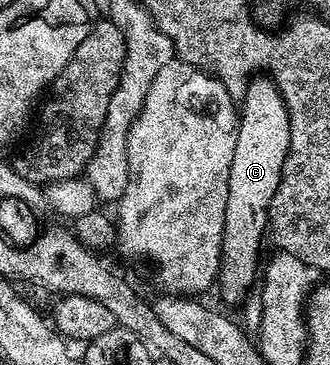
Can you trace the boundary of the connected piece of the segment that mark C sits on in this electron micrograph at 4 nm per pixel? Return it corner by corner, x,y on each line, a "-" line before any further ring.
268,76
254,77
245,87
239,102
235,156
231,156
231,172
227,180
227,212
216,285
219,290
221,286
221,294
229,302
240,303
252,284
254,287
258,281
259,263
262,261
261,237
267,234
269,205
279,188
283,164
290,148
289,109
285,106
277,83

